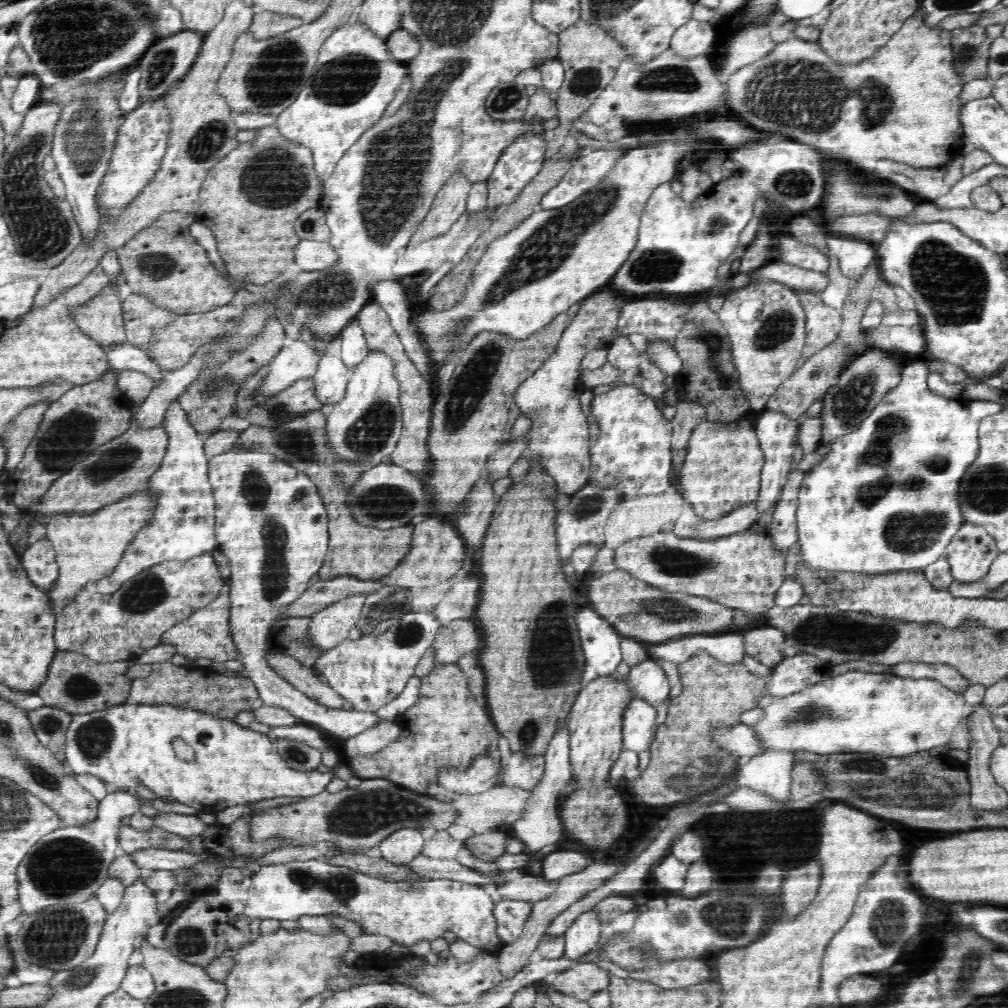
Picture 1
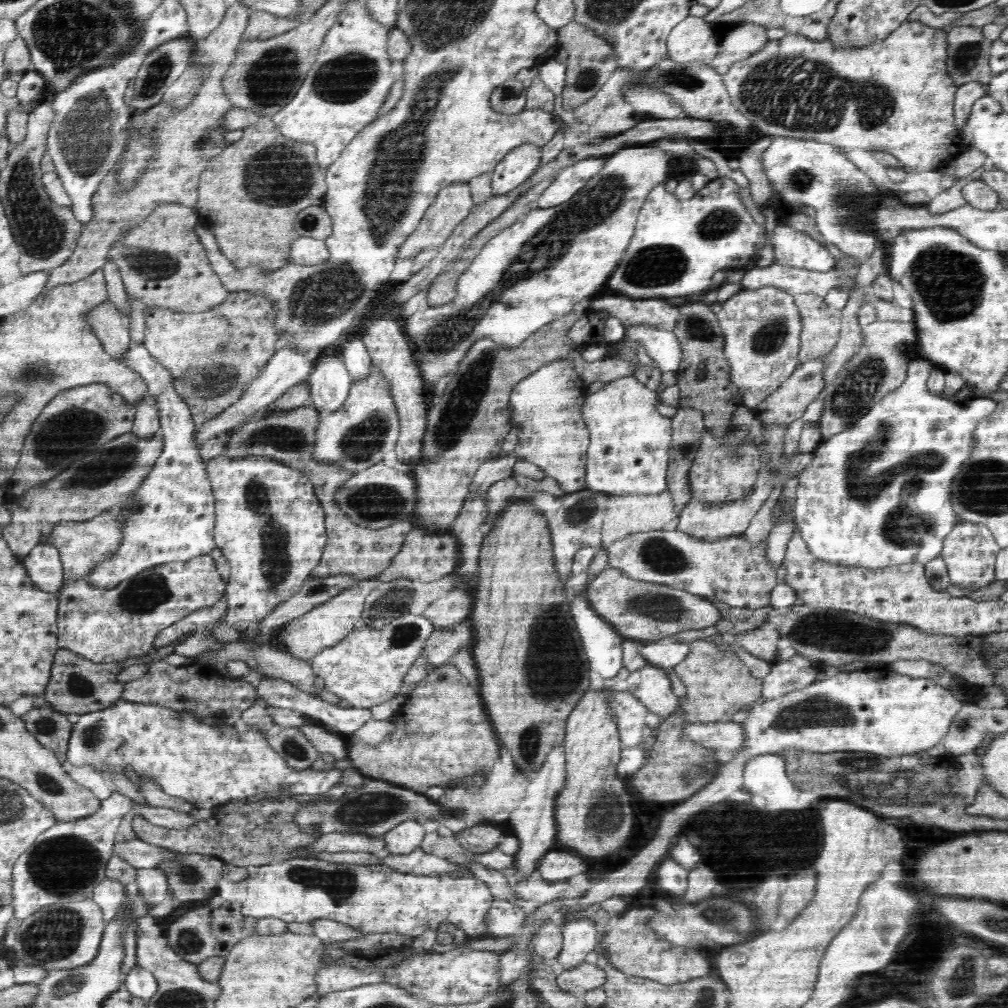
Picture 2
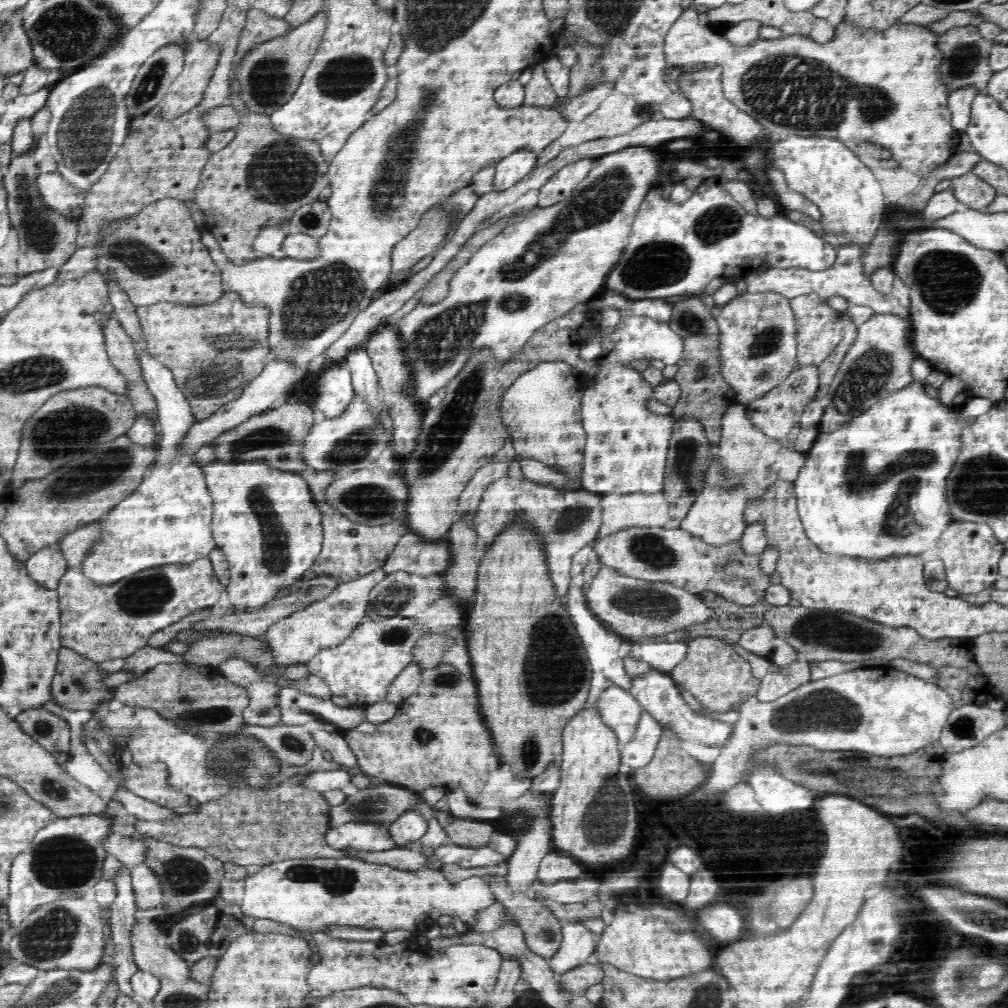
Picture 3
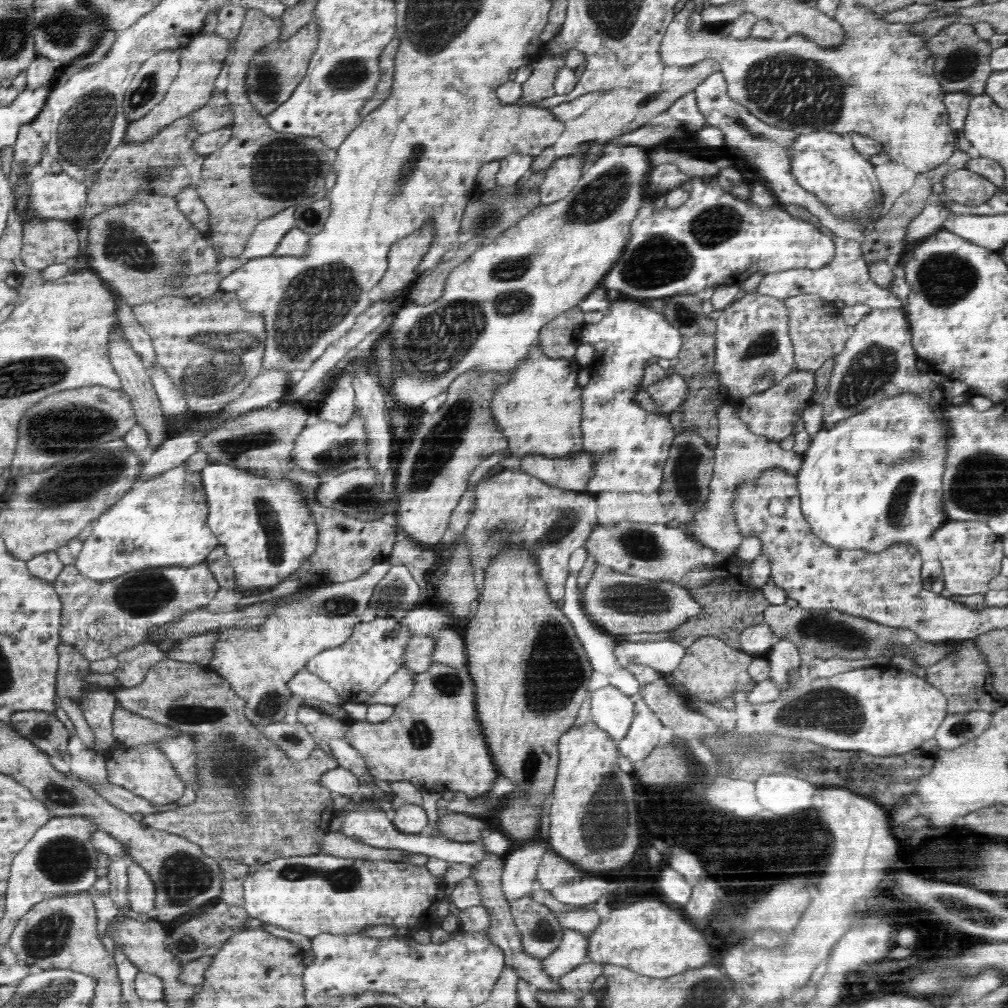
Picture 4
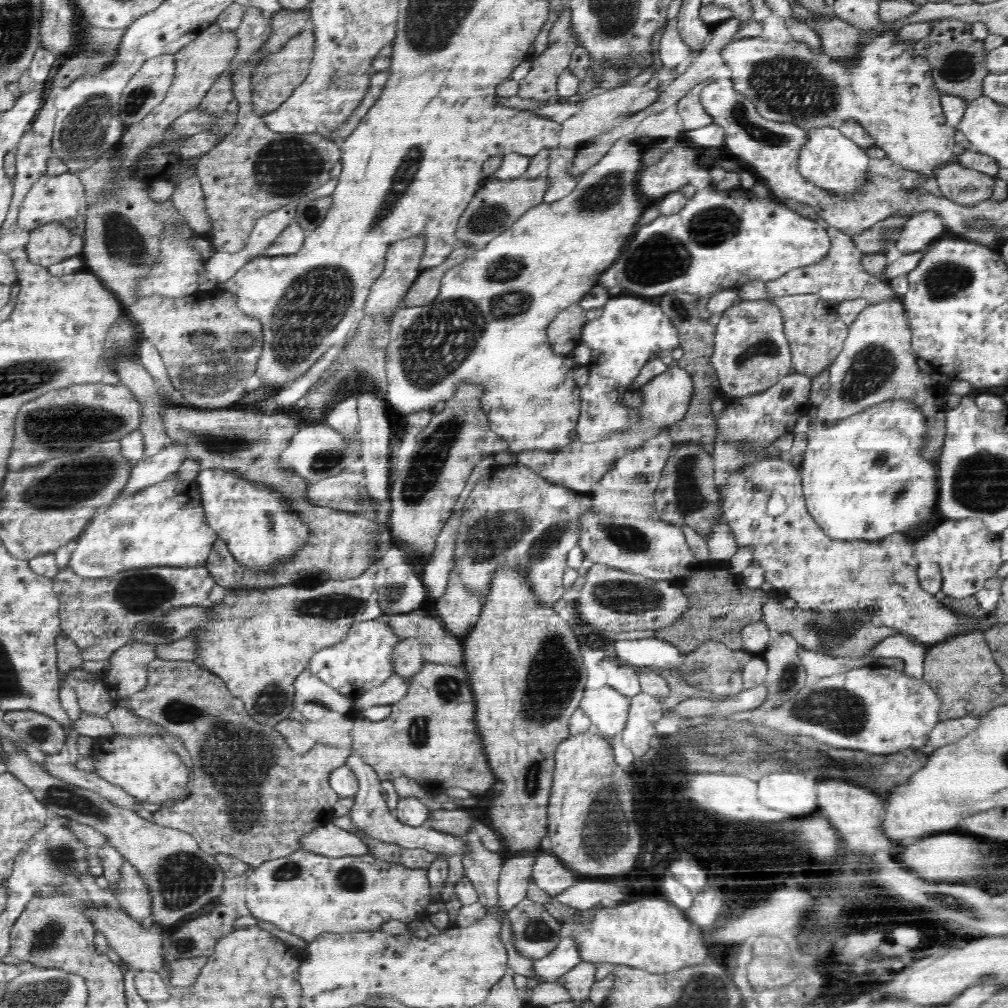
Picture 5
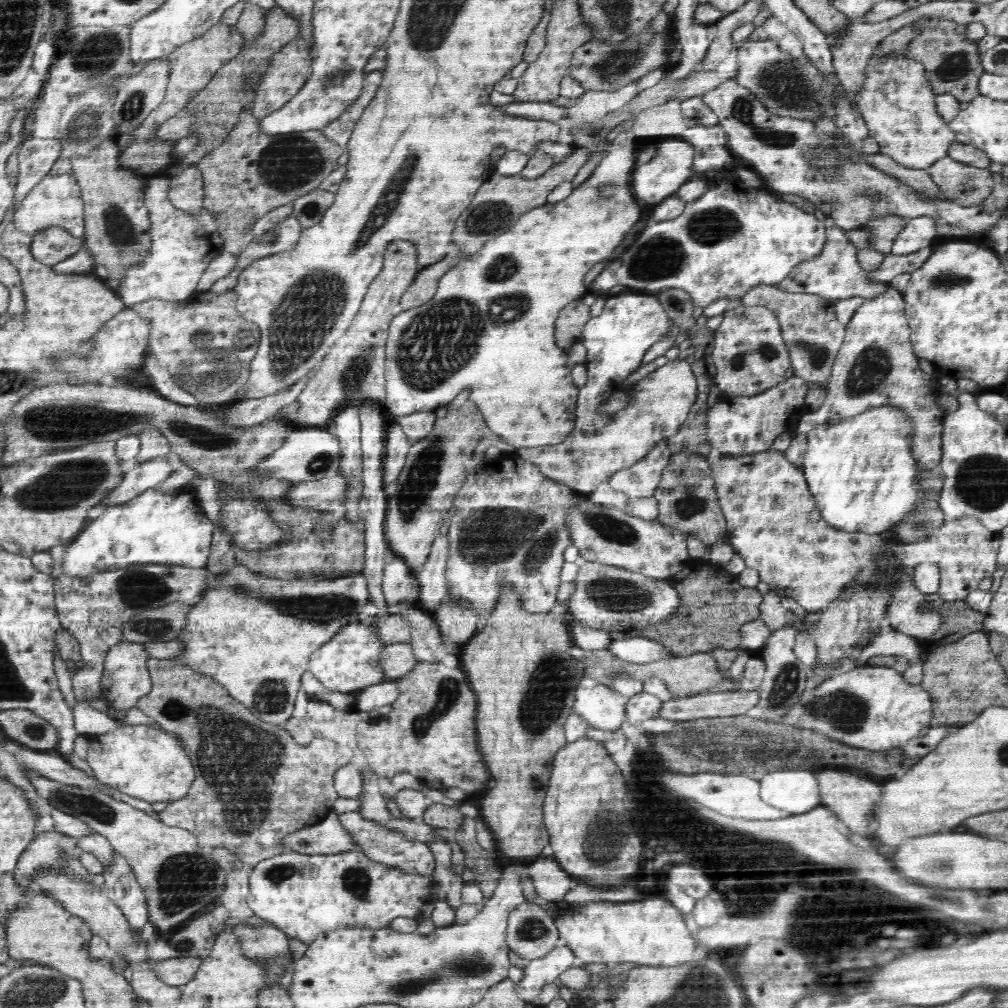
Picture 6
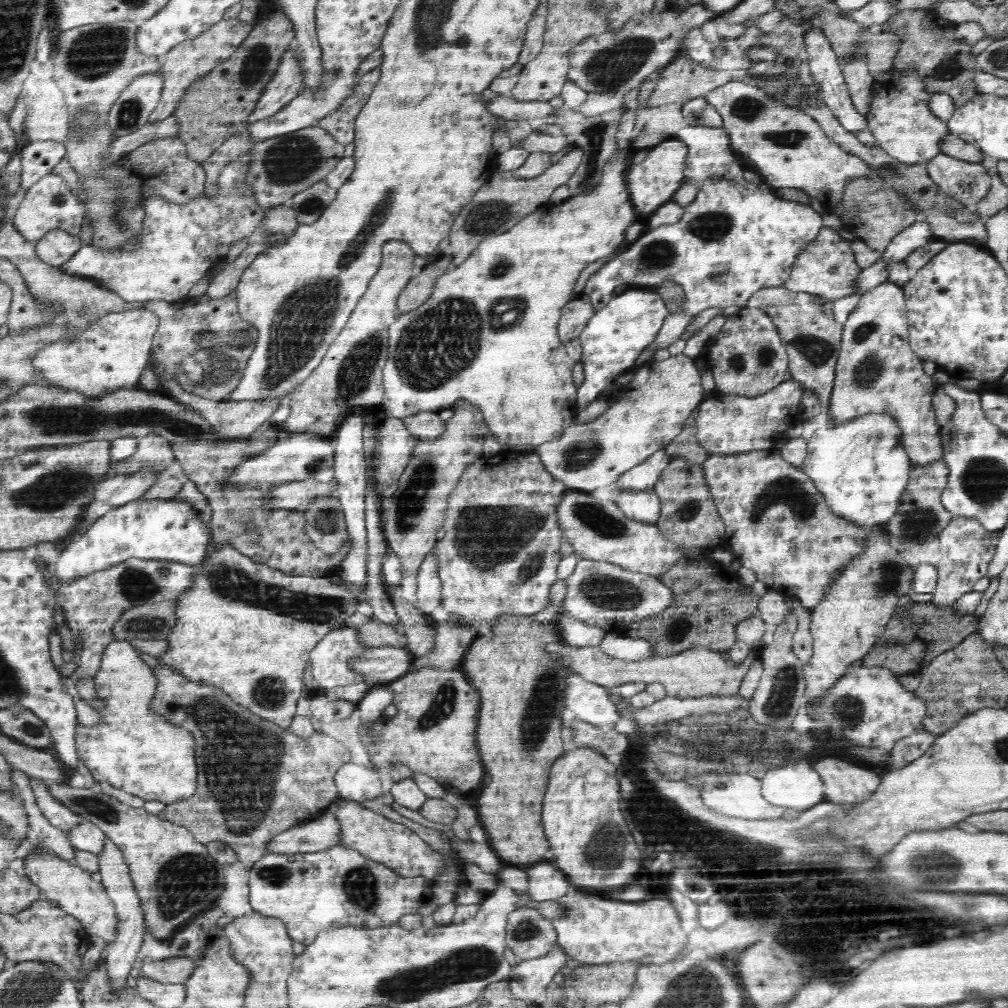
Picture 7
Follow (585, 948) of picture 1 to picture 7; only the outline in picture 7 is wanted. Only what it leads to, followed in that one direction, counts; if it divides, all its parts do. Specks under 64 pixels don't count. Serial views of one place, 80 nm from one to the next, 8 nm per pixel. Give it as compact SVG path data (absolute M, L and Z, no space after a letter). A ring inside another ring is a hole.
M561 949L538 959L518 960L508 978L512 994L527 1004L537 1004L546 990L553 986L554 976L558 971L568 967L568 958Z

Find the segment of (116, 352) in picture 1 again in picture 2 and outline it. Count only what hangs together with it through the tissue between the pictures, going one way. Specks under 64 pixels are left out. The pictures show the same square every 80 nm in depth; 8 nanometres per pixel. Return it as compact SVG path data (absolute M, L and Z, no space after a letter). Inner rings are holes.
M133 344L122 356L123 366L135 371L148 383L147 396L154 396L159 403L160 433L164 446L156 465L142 486L124 502L120 510L136 510L138 514L124 514L122 522L124 540L116 554L102 560L87 580L98 588L116 588L122 580L130 579L143 570L166 563L186 562L196 556L208 554L217 547L214 540L216 520L215 500L207 474L205 460L200 455L196 441L196 428L190 407L176 393L172 372L162 367L145 348L144 344Z

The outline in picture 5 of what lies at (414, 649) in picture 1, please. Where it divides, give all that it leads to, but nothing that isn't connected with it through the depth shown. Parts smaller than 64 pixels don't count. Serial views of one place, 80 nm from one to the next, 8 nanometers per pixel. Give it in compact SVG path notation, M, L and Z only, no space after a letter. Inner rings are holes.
M381 618L360 621L352 624L344 640L316 652L310 658L307 669L328 686L355 701L364 692L380 686L393 675L392 654L400 641L388 622Z

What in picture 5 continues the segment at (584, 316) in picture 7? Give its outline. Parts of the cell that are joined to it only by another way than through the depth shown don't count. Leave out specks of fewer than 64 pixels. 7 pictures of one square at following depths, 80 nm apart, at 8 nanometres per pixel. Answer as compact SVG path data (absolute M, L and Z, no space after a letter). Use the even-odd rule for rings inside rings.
M572 304L556 315L547 326L548 345L552 346L552 352L556 352L556 355L571 355L581 343L582 329L588 321L587 311L578 304Z

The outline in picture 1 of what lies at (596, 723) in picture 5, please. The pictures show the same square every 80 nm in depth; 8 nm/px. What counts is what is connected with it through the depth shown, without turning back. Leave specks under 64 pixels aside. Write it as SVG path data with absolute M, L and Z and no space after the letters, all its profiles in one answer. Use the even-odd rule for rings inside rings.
M632 698L622 716L623 748L638 754L651 748L654 734L658 734L658 729L654 731L656 718L655 707L646 699Z

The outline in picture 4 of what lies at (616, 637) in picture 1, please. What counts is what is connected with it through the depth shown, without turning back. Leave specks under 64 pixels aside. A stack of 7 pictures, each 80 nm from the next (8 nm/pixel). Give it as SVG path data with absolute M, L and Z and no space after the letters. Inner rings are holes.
M572 577L572 582L566 582L565 586L565 596L564 604L562 604L562 613L570 619L573 629L578 634L579 641L582 643L586 654L588 654L588 660L592 664L592 668L596 672L602 672L610 678L610 684L616 684L624 694L630 695L631 697L636 695L641 689L641 684L639 680L626 668L623 668L620 663L618 663L618 658L614 655L614 648L616 648L617 640L612 638L612 635L606 633L603 629L596 626L594 621L590 620L585 614L584 608L582 606L582 594L581 590L578 589L578 580L574 580Z

